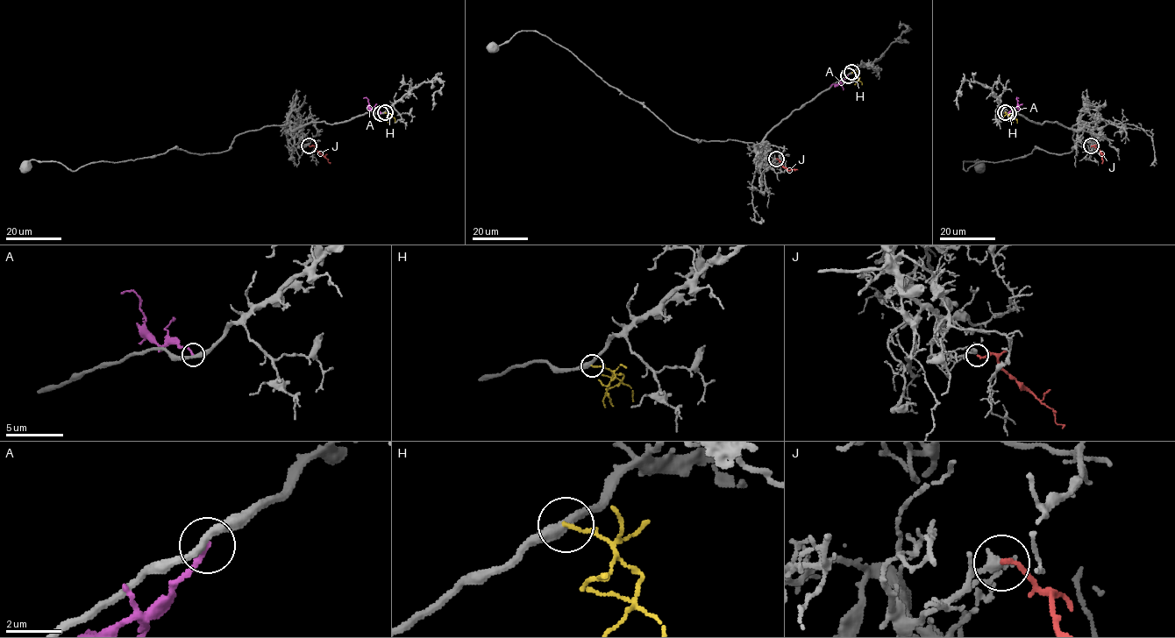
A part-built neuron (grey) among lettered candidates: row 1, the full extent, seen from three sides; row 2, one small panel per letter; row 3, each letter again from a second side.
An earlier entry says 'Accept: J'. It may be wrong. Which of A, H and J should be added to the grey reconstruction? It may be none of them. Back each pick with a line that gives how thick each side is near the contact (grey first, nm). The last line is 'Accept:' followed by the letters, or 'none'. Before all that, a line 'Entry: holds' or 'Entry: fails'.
Entry: holds
J: calibres 260 and 170 nm
Accept: J

